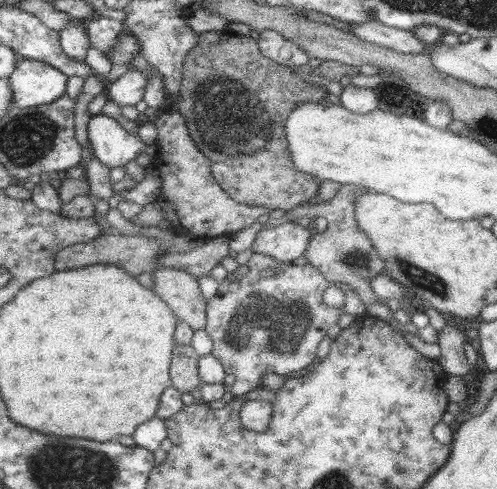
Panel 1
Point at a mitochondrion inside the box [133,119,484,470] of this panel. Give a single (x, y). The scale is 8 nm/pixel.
(280, 324)

